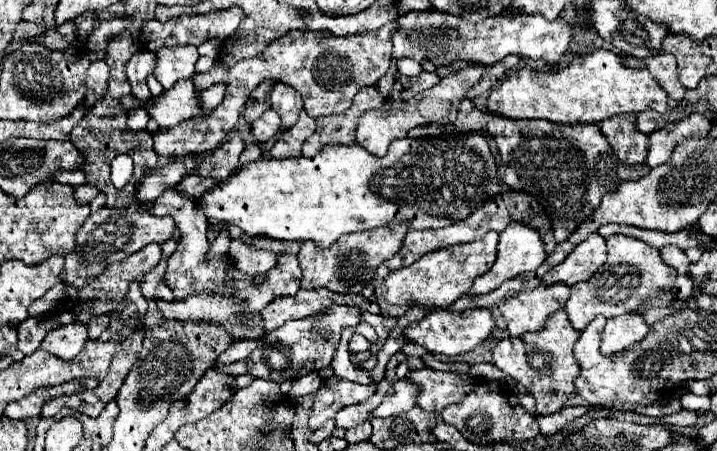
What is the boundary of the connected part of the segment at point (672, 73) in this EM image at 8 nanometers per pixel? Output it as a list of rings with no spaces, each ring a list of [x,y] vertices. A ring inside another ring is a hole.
[[[670,53],[651,56],[647,60],[637,60],[637,58],[623,58],[623,64],[629,68],[647,68],[657,84],[665,88],[669,96],[669,108],[677,108],[685,96],[685,88],[677,80],[677,62],[675,56]]]

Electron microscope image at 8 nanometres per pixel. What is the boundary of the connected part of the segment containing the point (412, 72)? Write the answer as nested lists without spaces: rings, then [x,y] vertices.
[[[402,58],[397,62],[398,71],[405,76],[415,77],[422,72],[423,68],[420,63],[417,63],[410,58]]]

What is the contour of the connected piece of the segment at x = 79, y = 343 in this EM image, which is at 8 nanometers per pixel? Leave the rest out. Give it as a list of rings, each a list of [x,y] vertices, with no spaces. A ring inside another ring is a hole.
[[[67,324],[51,330],[41,342],[41,348],[63,360],[73,360],[87,340],[87,324]]]

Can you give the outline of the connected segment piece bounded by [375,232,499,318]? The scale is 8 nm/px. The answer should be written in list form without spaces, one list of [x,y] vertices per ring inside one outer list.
[[[487,232],[481,240],[459,244],[453,248],[443,248],[437,252],[425,254],[413,266],[405,266],[397,272],[391,272],[377,288],[375,298],[381,310],[381,316],[387,318],[401,318],[409,306],[425,306],[425,308],[447,308],[463,294],[469,292],[473,280],[485,274],[497,256],[497,232]]]

